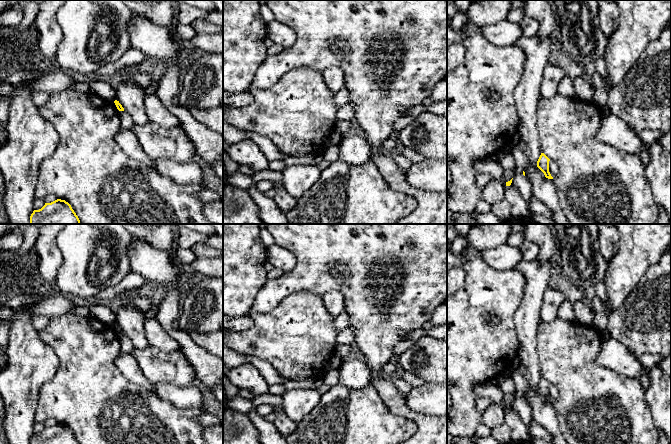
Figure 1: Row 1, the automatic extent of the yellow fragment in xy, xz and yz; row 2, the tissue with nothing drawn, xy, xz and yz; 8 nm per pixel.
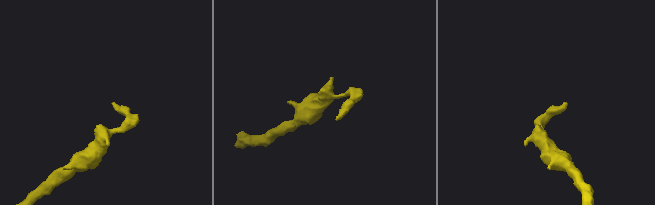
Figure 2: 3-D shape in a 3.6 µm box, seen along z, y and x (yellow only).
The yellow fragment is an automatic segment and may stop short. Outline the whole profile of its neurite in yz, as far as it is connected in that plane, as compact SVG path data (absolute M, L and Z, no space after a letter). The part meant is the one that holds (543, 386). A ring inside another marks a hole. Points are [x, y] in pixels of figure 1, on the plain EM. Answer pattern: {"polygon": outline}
{"polygon": "M541 377L537 385L537 391L544 397L546 402L553 403L549 396L549 385L550 383L544 377Z"}

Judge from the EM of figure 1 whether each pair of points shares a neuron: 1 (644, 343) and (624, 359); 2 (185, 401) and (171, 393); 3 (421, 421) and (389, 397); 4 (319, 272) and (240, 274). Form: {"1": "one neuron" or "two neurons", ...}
{"1": "two neurons", "2": "one neuron", "3": "one neuron", "4": "two neurons"}

